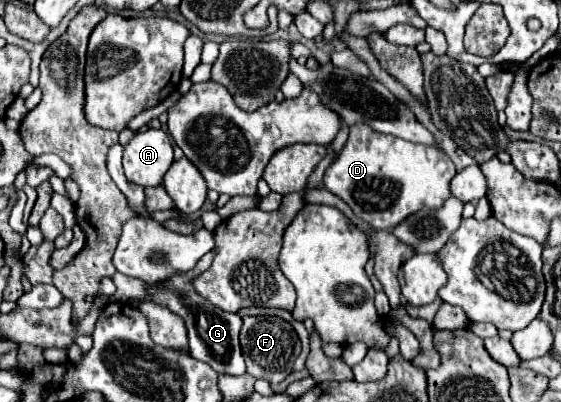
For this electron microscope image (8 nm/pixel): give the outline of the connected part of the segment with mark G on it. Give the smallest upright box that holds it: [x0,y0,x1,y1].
[150,273,246,375]

